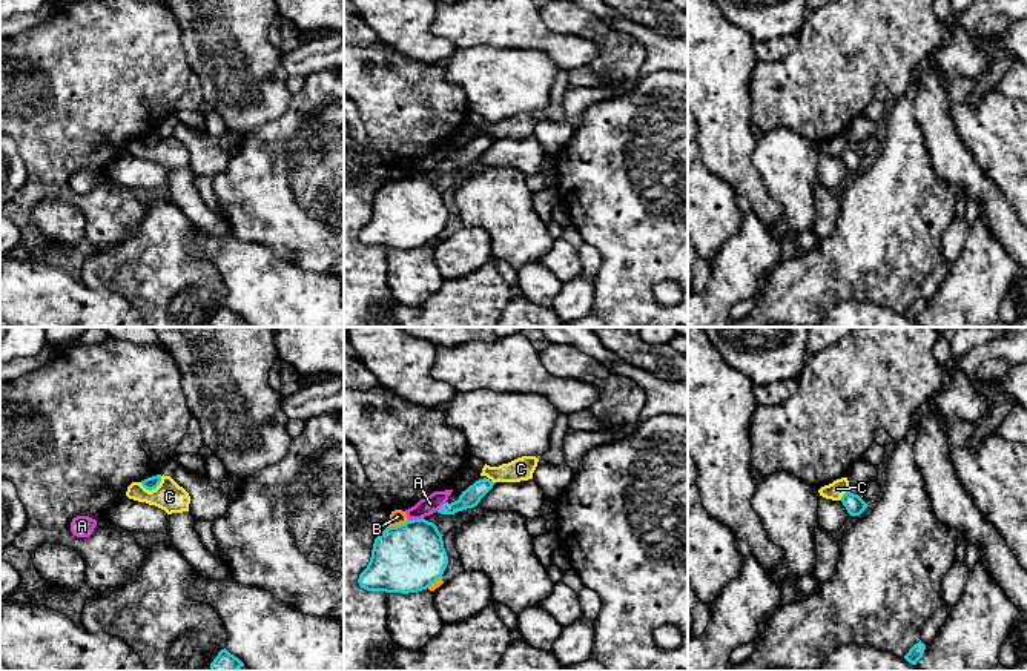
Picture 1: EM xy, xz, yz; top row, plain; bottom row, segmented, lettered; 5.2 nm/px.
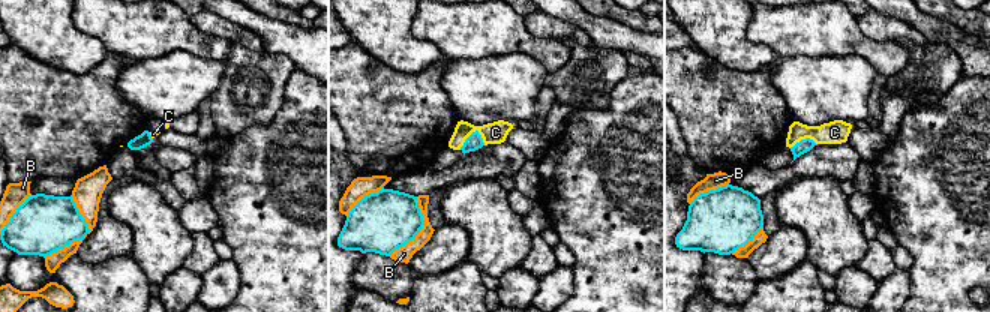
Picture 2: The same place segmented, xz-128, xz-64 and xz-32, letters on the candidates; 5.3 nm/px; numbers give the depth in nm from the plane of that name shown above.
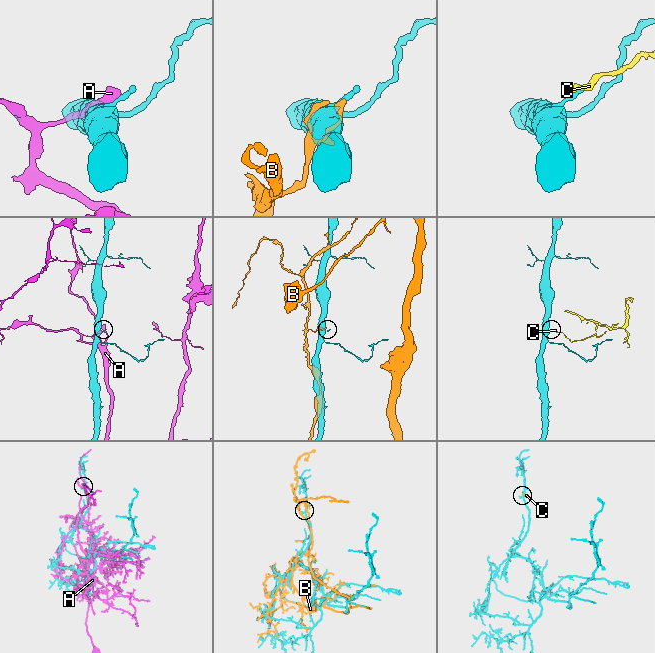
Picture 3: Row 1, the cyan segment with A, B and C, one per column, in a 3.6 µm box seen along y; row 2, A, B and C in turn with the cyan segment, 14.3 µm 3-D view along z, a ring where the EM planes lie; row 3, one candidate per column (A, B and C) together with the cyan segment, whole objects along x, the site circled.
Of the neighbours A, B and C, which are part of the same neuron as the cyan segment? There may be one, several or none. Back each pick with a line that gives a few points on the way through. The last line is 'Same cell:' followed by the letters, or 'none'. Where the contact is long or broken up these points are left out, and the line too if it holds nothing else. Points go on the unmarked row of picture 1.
Same cell: none

